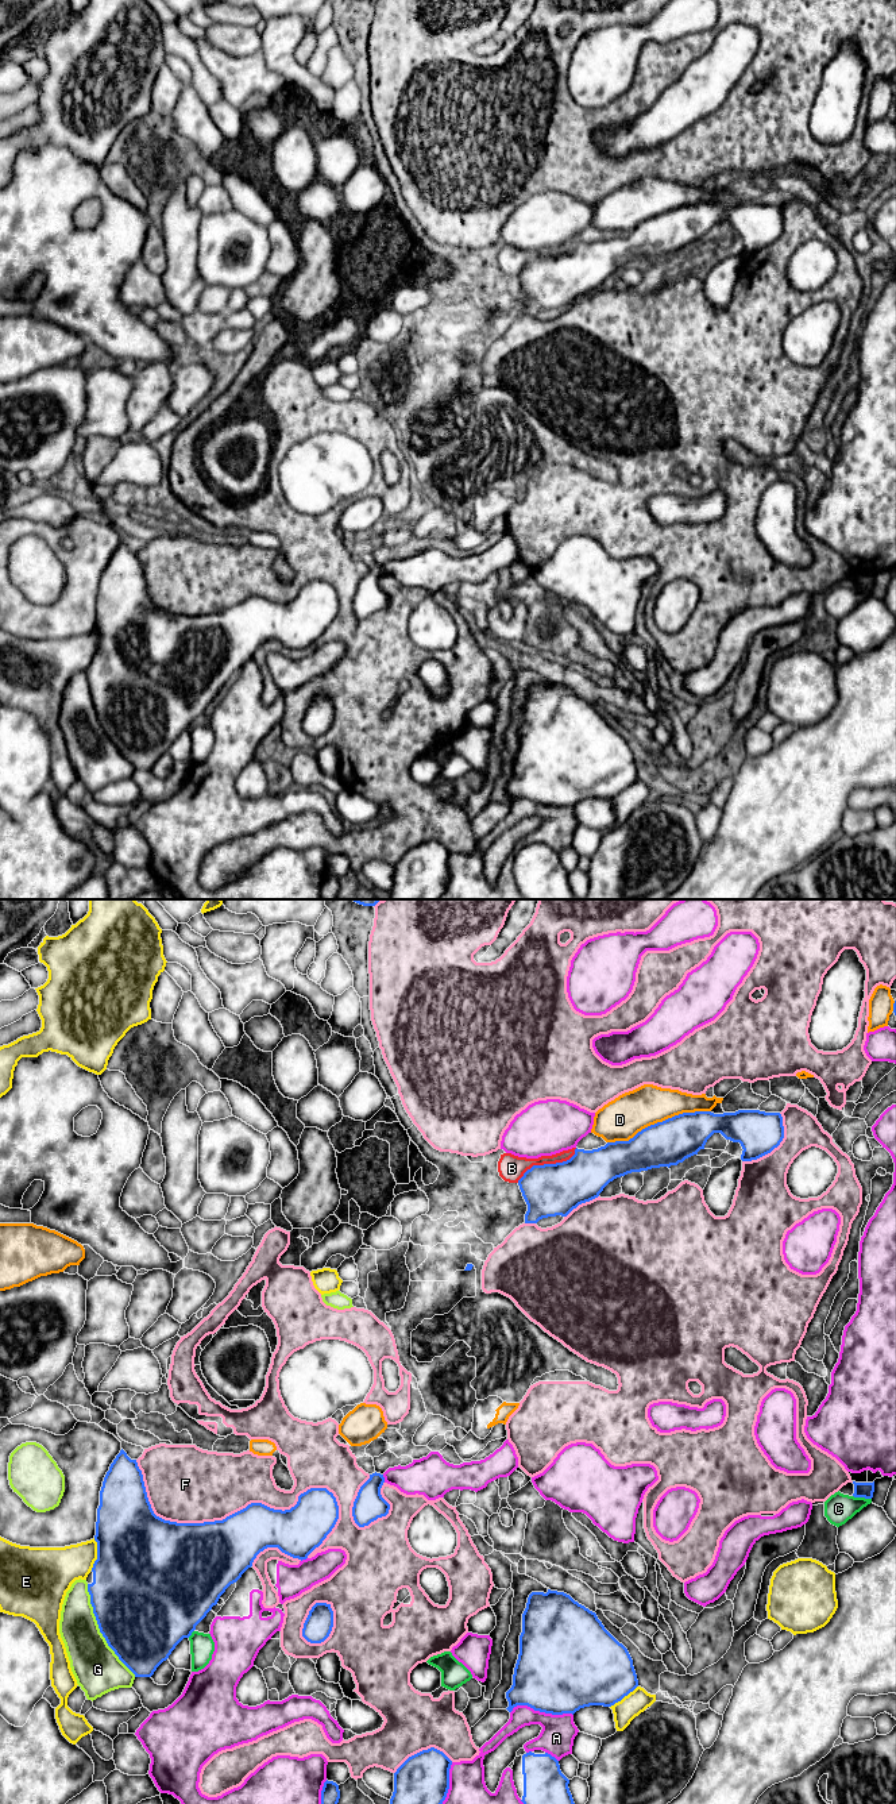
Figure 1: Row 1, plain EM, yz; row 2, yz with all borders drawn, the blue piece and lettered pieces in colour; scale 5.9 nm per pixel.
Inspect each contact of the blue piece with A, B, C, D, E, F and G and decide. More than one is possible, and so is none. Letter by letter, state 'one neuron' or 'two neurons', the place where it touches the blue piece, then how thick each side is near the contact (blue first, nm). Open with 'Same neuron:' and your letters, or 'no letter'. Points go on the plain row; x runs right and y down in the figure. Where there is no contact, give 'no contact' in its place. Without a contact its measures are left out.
Same neuron: no letter
A: two neurons; meets blue in yz at (541, 804); 500 nm thick on the blue side, 200 nm on the other
B: two neurons; meets blue in yz at (547, 257); 320 nm thick on the blue side, 160 nm on the other
C: two neurons; meets blue in yz at (862, 589); 100 nm thick on the blue side, 180 nm on the other
D: two neurons; meets blue in yz at (659, 215); 260 nm thick on the blue side, 240 nm on the other
E: two neurons; meets blue in yz at (97, 647); 500 nm thick on the blue side, 240 nm on the other
F: two neurons; meets blue in yz at (231, 608); 380 nm thick on the blue side, 420 nm on the other
G: two neurons; meets blue in yz at (100, 723); 500 nm thick on the blue side, 280 nm on the other

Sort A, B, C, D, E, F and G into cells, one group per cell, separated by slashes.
A / B / C / D / E / F / G

